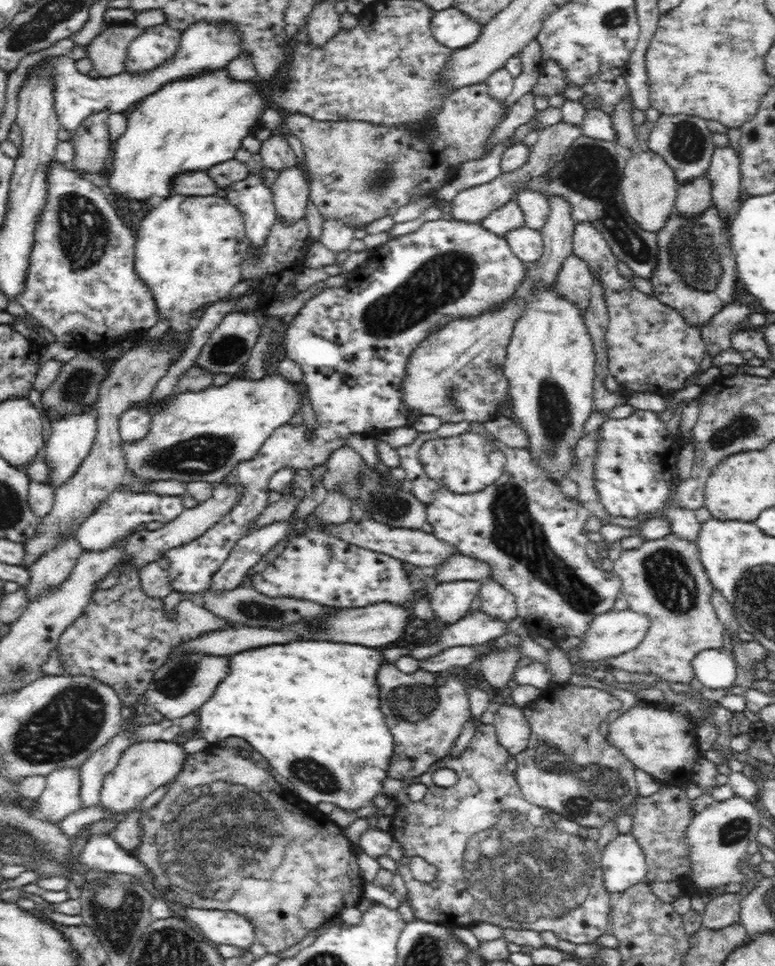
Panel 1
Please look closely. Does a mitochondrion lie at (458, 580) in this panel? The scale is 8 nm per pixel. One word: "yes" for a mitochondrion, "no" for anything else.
no

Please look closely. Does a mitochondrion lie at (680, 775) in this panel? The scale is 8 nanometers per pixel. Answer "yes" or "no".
no

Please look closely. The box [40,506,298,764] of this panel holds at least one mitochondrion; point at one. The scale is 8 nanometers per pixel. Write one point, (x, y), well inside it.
(177, 681)

